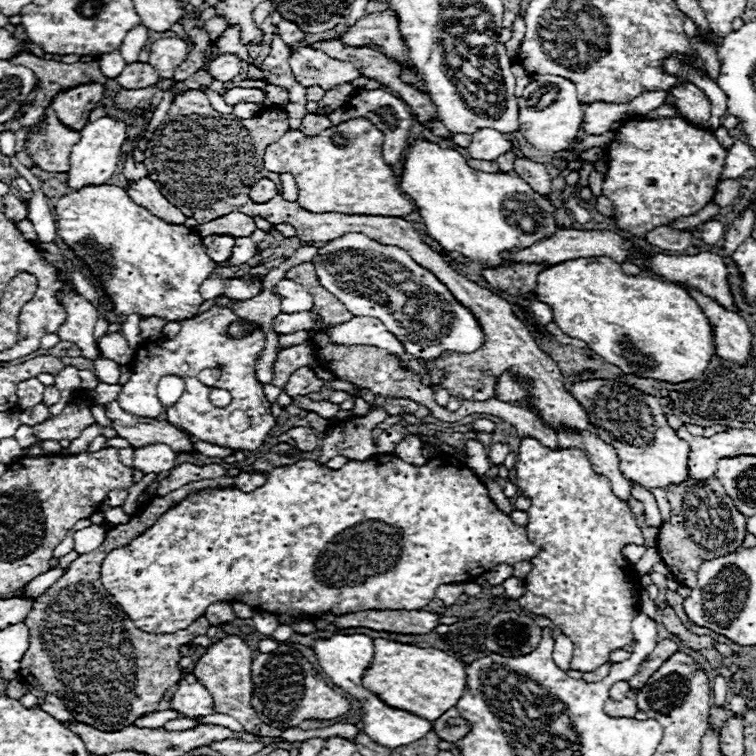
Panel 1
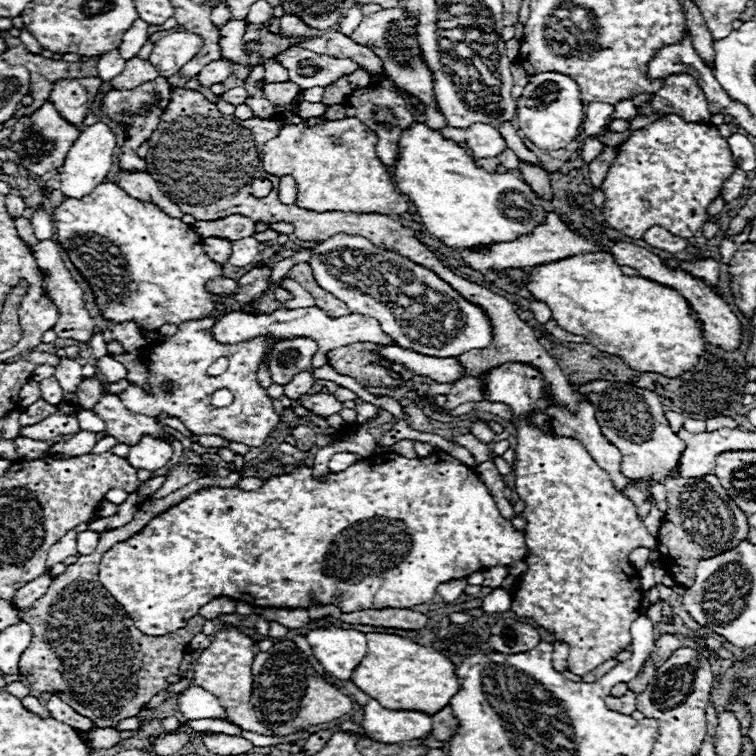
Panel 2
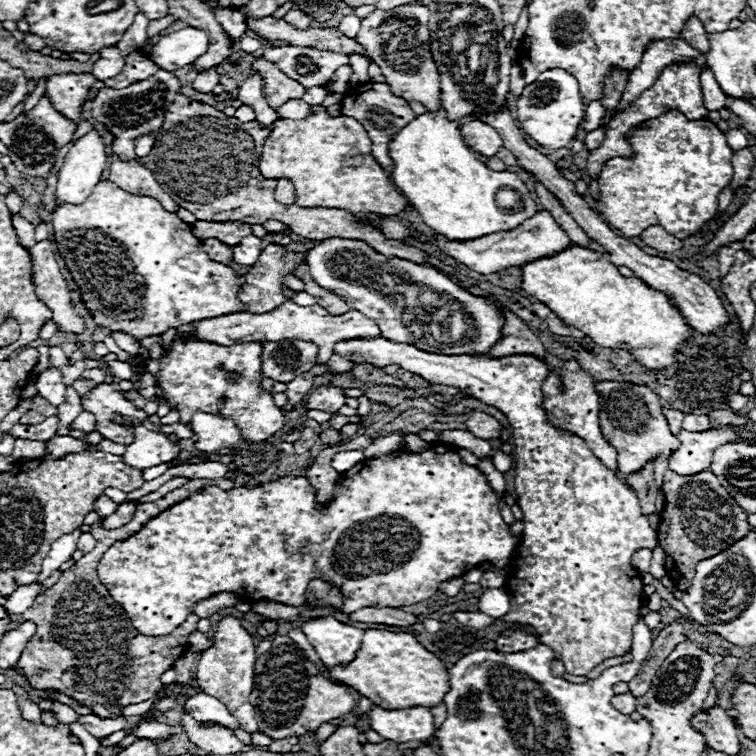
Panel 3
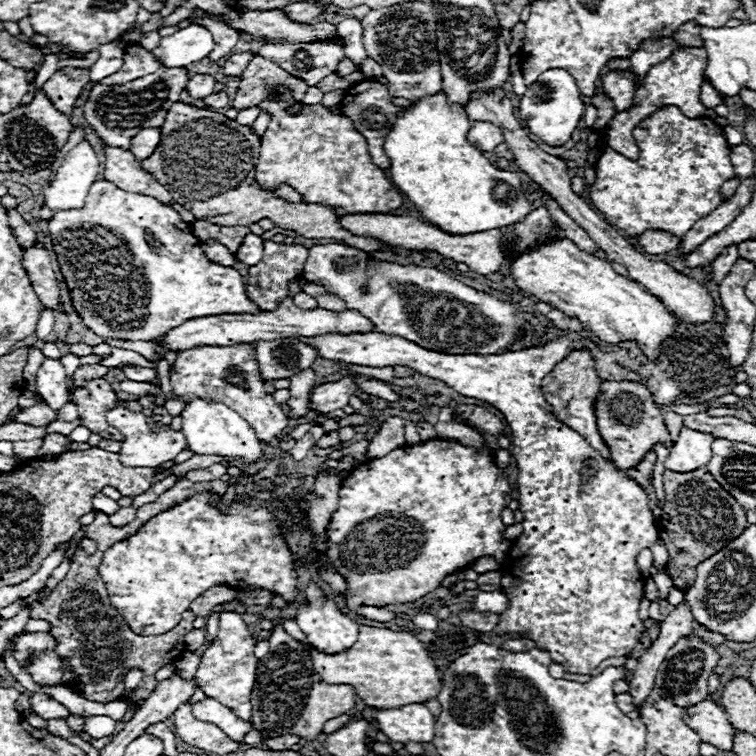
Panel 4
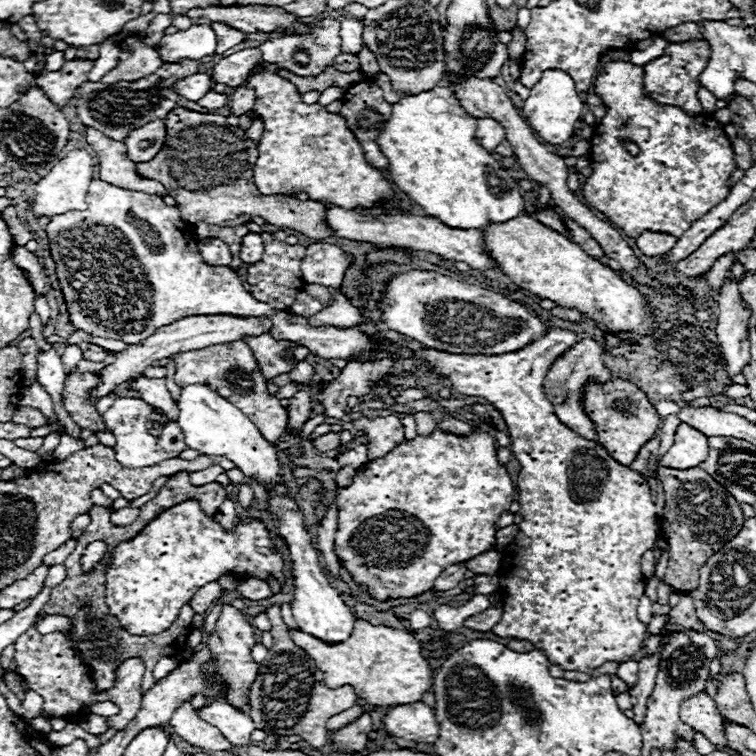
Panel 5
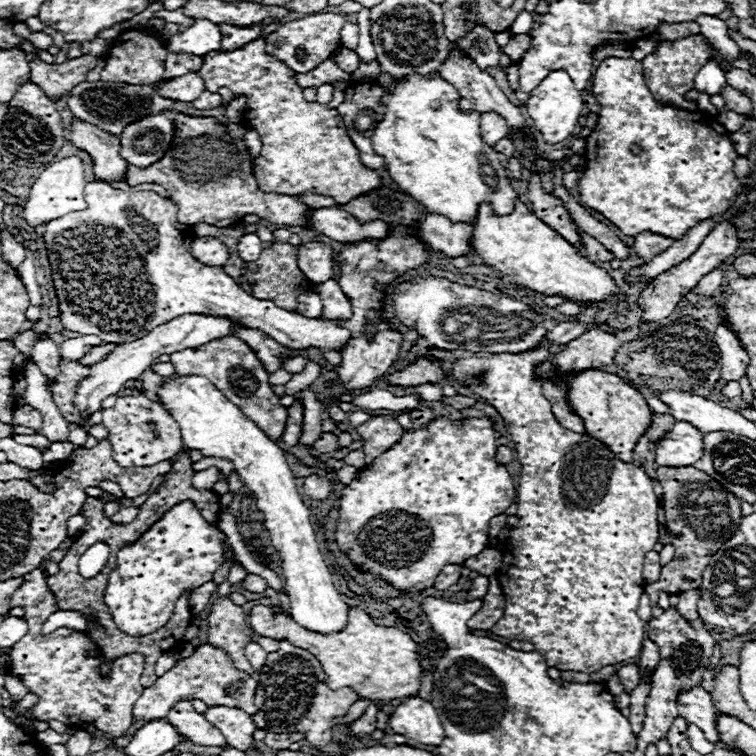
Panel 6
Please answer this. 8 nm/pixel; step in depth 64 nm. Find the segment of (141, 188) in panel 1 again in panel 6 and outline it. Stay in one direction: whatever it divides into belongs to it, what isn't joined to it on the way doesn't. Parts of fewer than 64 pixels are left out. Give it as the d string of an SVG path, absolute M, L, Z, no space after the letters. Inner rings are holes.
M74 120L70 130L70 140L92 156L96 178L106 182L126 180L128 162L120 156L120 140L116 136L110 136L108 132L92 124Z

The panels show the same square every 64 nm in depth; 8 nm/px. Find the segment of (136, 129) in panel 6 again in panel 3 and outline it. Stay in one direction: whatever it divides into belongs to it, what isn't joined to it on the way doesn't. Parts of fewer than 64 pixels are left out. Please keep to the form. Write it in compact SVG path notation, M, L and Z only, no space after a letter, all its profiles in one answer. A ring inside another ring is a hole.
M148 134L144 138L138 138L136 140L136 156L144 158L148 154L148 150L152 150L152 146L154 146L154 134Z

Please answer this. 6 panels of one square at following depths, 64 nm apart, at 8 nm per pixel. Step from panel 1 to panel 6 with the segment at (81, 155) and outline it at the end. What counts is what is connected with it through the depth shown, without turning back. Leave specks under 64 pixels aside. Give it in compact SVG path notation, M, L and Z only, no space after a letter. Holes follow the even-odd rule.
M88 154L88 161L78 158L78 156L68 156L60 162L54 162L48 166L38 180L32 184L30 198L24 204L24 220L30 226L38 226L42 222L50 222L52 218L60 218L68 212L78 212L86 208L84 202L84 186L93 180L92 160Z

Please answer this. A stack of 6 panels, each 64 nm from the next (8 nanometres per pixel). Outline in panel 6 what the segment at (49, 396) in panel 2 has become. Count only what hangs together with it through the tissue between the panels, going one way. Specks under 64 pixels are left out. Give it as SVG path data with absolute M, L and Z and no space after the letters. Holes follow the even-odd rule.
M44 334L42 338L34 344L32 348L32 358L36 362L36 366L40 368L40 372L54 380L60 374L60 350L52 340L46 340ZM69 423L68 441L70 443L72 443L72 445L75 446L73 449L73 452L68 457L69 460L74 457L74 454L78 449L84 447L83 445L86 442L87 436L88 436L88 434L83 430L83 428L81 428L77 424ZM79 446L81 446L81 447L79 447Z

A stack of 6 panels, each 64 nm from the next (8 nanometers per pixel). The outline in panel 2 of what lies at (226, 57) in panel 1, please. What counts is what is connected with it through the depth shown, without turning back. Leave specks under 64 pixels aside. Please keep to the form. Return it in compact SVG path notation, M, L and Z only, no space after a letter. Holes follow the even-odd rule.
M220 58L204 66L204 70L198 74L198 80L202 86L212 86L212 84L224 82L230 74L232 74L232 62L226 58Z

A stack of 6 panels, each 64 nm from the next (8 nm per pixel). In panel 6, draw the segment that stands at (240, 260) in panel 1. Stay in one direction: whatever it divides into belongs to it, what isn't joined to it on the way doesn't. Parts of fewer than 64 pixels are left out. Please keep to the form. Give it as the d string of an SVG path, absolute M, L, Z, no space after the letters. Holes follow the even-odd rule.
M244 234L240 238L240 242L238 242L238 254L240 254L240 258L244 262L258 260L260 252L262 252L262 242L260 242L260 238L256 234Z

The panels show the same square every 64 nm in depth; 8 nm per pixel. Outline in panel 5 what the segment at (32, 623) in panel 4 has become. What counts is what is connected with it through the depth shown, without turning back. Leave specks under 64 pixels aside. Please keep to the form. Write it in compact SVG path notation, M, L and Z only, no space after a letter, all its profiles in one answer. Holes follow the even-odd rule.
M46 616L36 622L36 628L38 628L38 632L48 634L48 632L58 632L58 630L68 630L70 622L64 616Z

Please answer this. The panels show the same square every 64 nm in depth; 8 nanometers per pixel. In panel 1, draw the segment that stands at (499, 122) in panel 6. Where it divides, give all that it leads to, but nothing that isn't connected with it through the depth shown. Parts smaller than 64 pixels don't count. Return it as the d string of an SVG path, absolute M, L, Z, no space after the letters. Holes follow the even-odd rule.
M484 128L472 134L472 142L468 146L470 158L476 158L476 160L496 160L508 150L512 150L512 144L504 138L504 134L492 128Z

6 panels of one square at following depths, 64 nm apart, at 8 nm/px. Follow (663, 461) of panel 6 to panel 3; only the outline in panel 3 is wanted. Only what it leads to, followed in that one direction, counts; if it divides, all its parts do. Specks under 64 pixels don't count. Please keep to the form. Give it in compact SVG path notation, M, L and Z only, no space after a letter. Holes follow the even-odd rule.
M718 428L704 432L686 432L680 430L680 450L672 454L668 468L680 476L692 476L704 470L710 470L714 450L728 442L744 442L734 430Z

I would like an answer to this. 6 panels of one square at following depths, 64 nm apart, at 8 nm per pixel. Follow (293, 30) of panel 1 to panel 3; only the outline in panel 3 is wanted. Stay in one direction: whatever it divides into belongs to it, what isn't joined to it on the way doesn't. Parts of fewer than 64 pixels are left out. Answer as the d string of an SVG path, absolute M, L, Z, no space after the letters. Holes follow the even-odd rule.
M290 10L290 12L284 16L284 22L292 24L292 26L298 28L298 30L306 30L306 28L312 26L312 20L308 18L308 14L304 14L304 12L300 12L300 10Z

